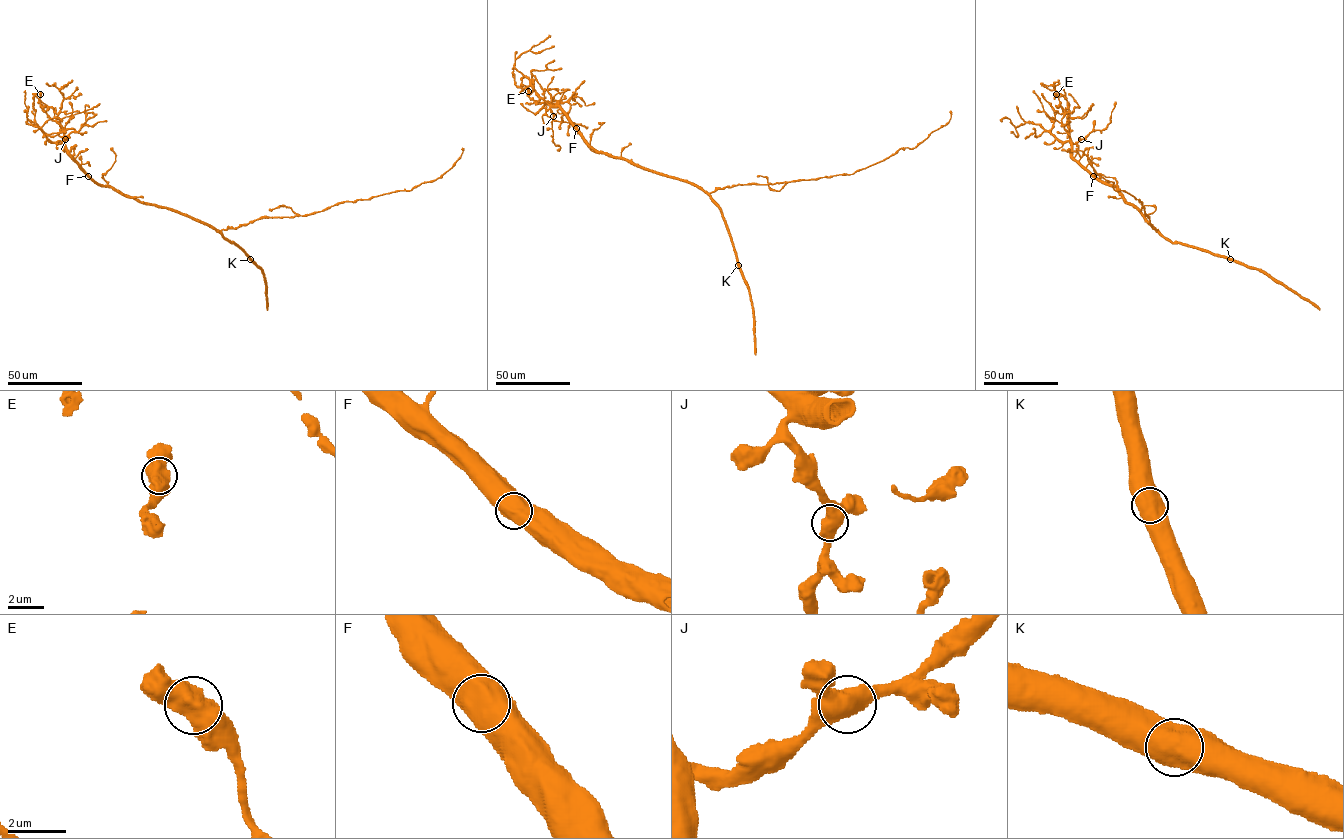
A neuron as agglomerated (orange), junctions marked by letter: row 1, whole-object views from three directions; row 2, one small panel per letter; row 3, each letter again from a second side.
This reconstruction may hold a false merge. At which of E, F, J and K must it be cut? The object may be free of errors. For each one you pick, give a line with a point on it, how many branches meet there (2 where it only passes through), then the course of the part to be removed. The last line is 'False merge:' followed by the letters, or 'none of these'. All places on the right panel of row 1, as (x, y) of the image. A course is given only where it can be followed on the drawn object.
False merge: none of these

